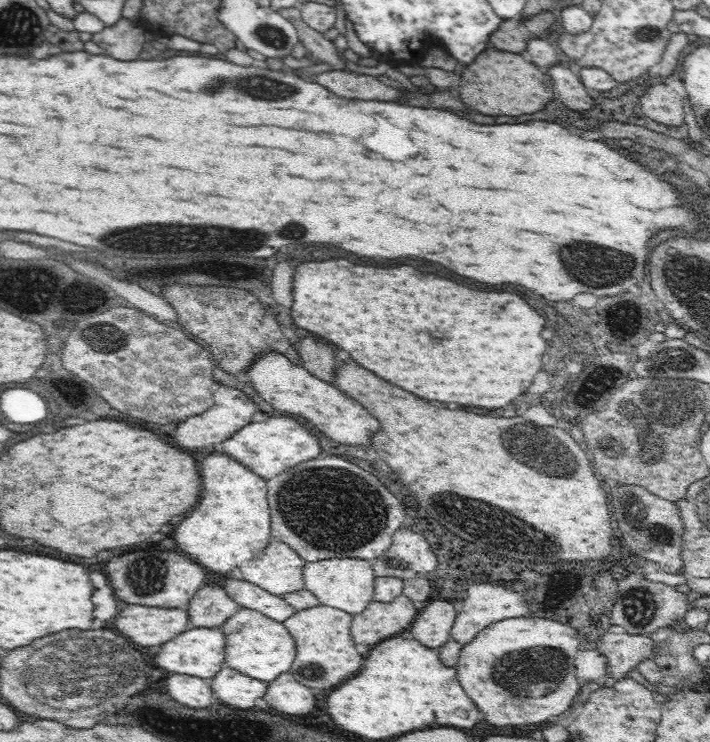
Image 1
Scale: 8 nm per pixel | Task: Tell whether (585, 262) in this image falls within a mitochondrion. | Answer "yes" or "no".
yes

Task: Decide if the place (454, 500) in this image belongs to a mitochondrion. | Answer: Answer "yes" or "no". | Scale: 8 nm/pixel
yes

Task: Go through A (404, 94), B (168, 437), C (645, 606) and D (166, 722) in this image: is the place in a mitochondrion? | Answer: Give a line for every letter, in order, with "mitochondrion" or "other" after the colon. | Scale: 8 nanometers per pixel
A: other
B: other
C: mitochondrion
D: other

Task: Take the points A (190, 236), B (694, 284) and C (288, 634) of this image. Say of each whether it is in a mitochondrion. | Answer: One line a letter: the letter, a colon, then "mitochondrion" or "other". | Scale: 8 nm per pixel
A: mitochondrion
B: mitochondrion
C: other

